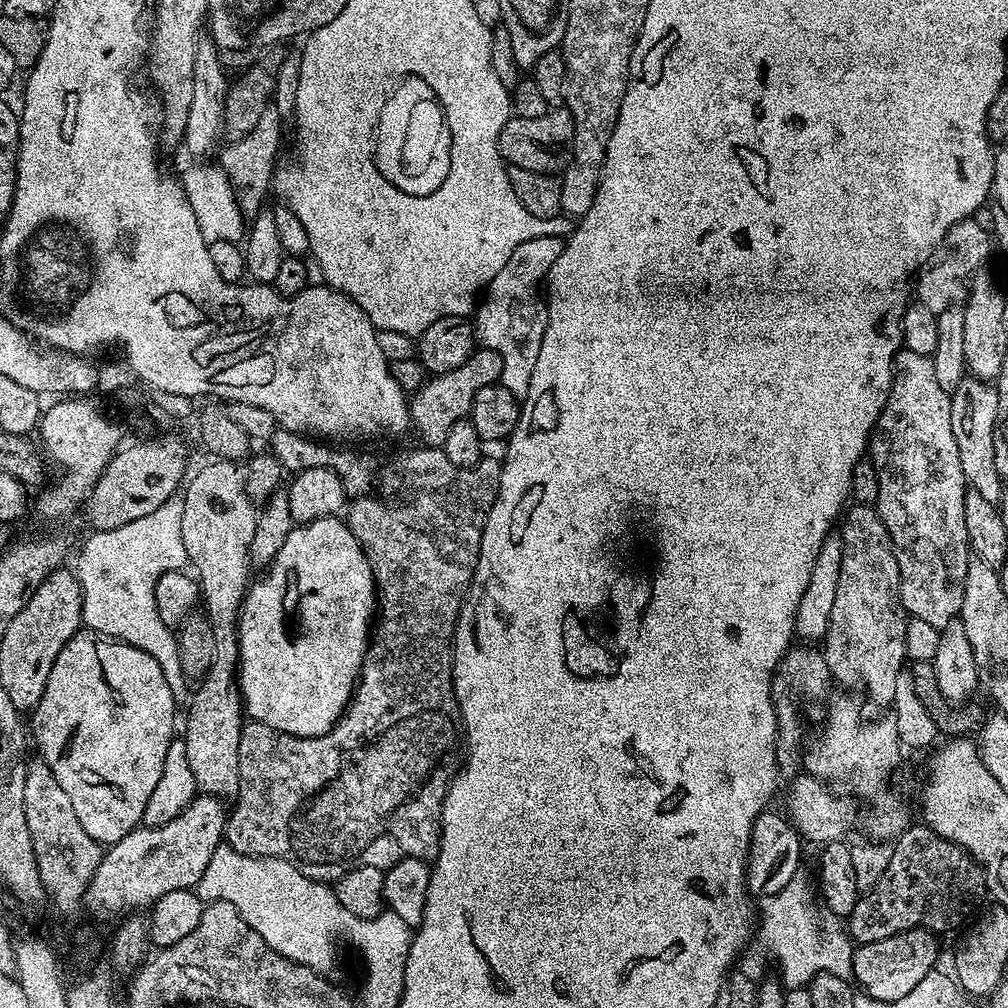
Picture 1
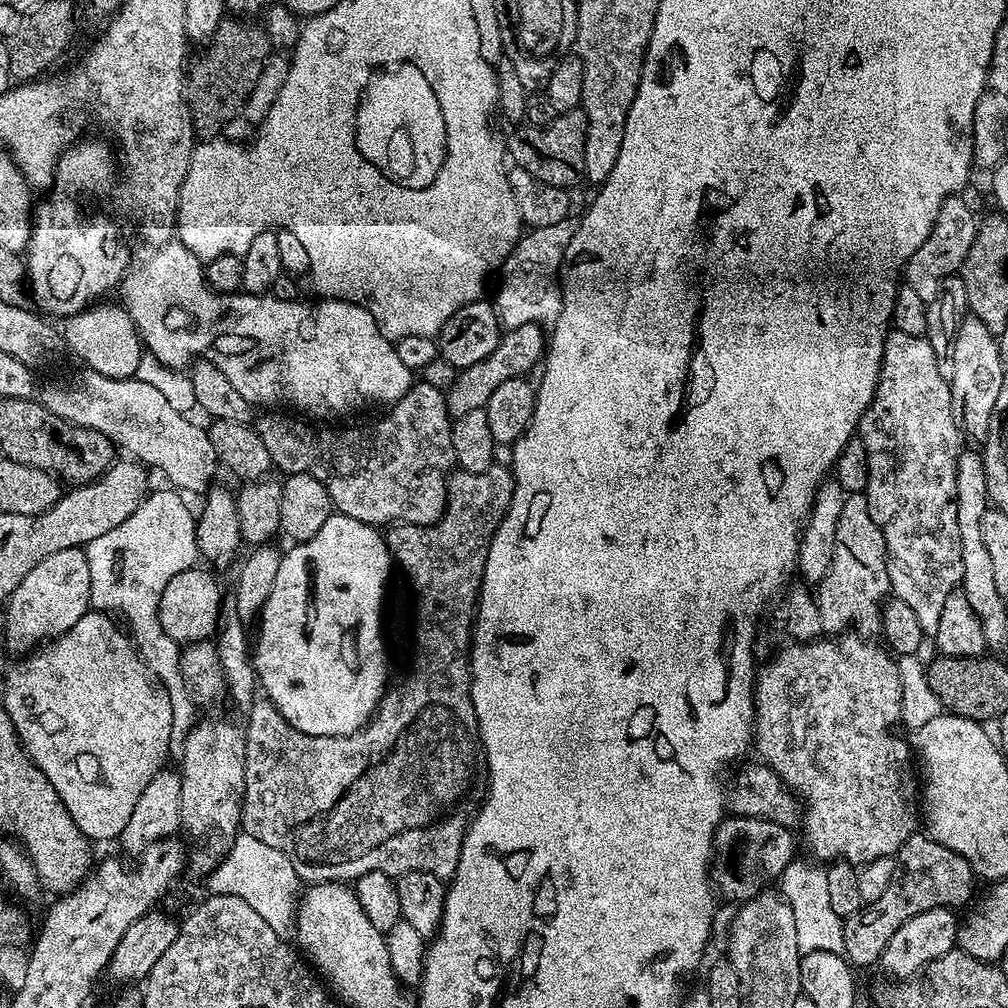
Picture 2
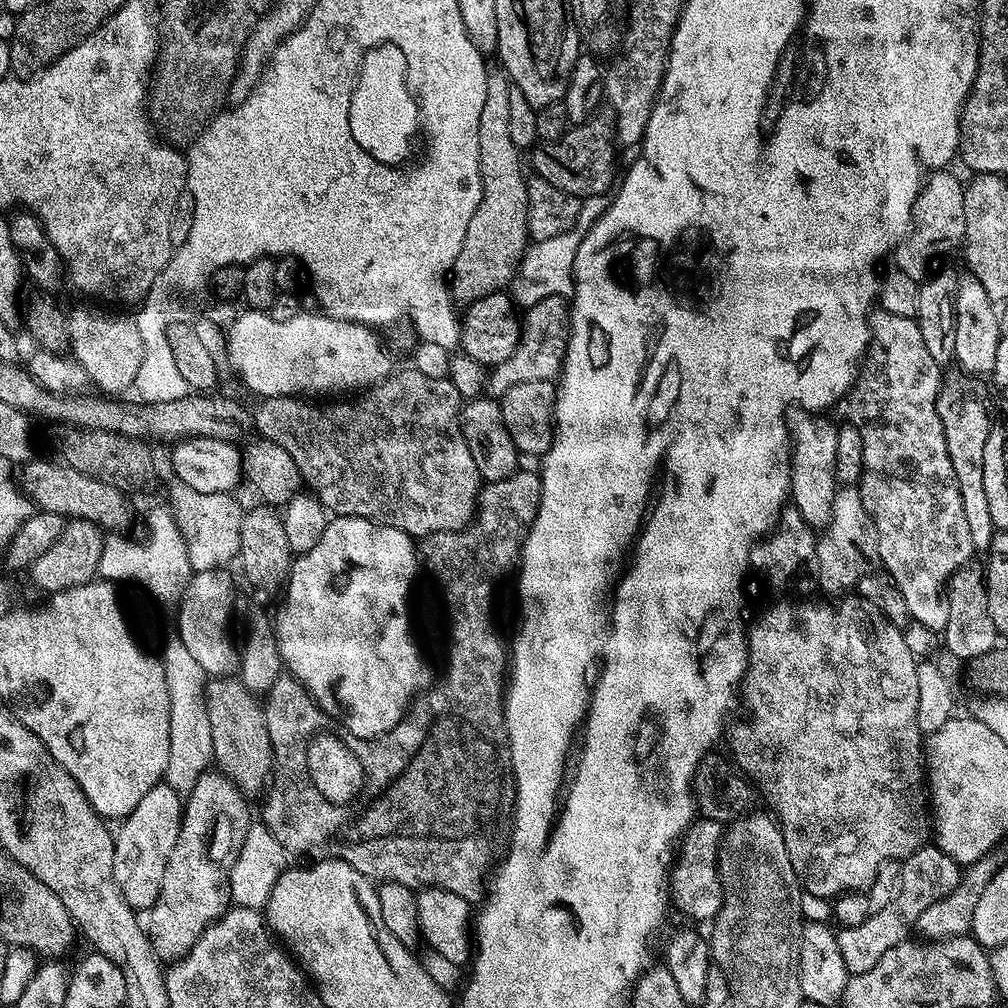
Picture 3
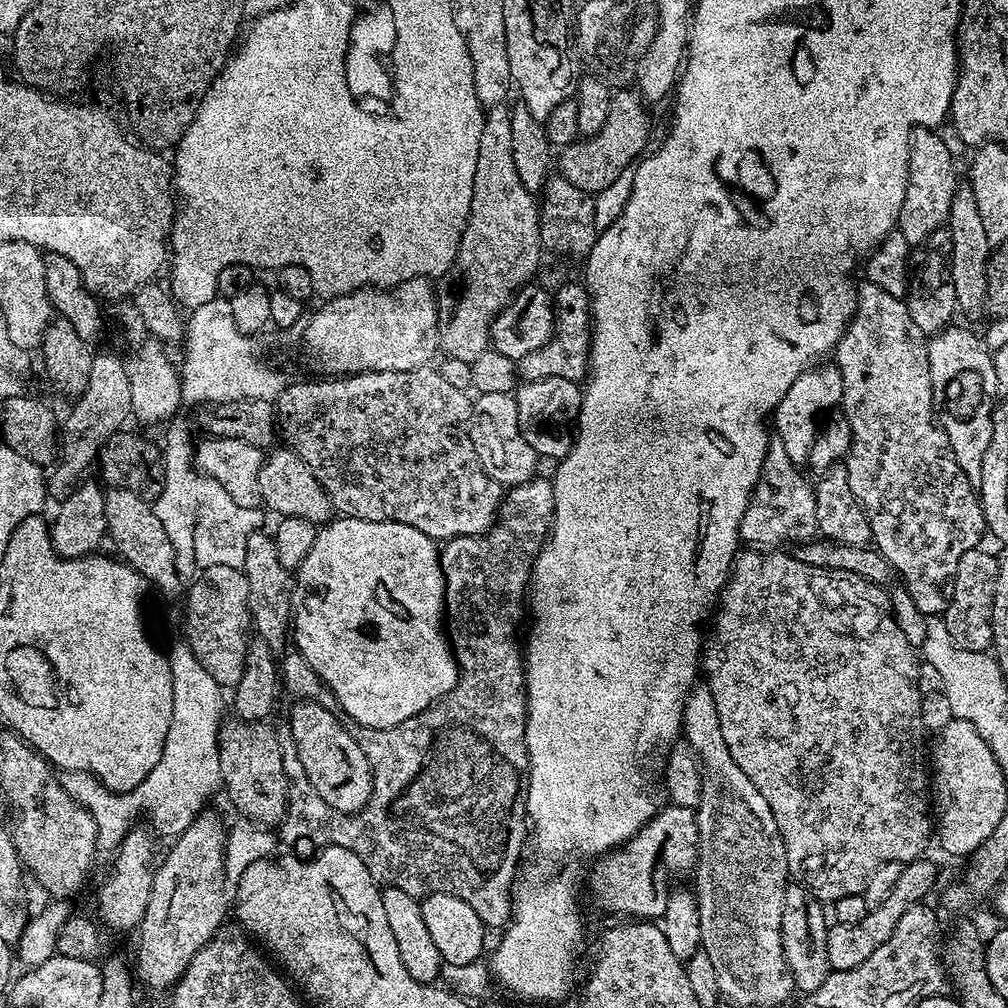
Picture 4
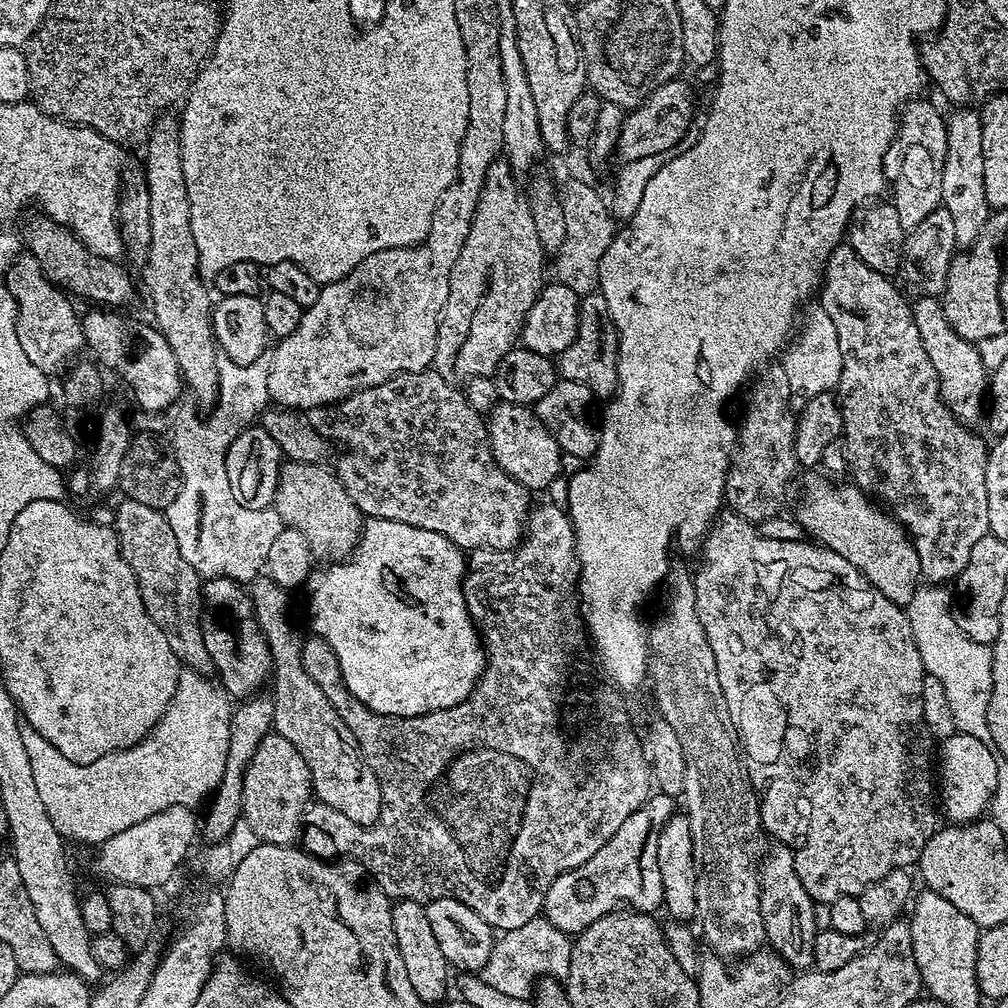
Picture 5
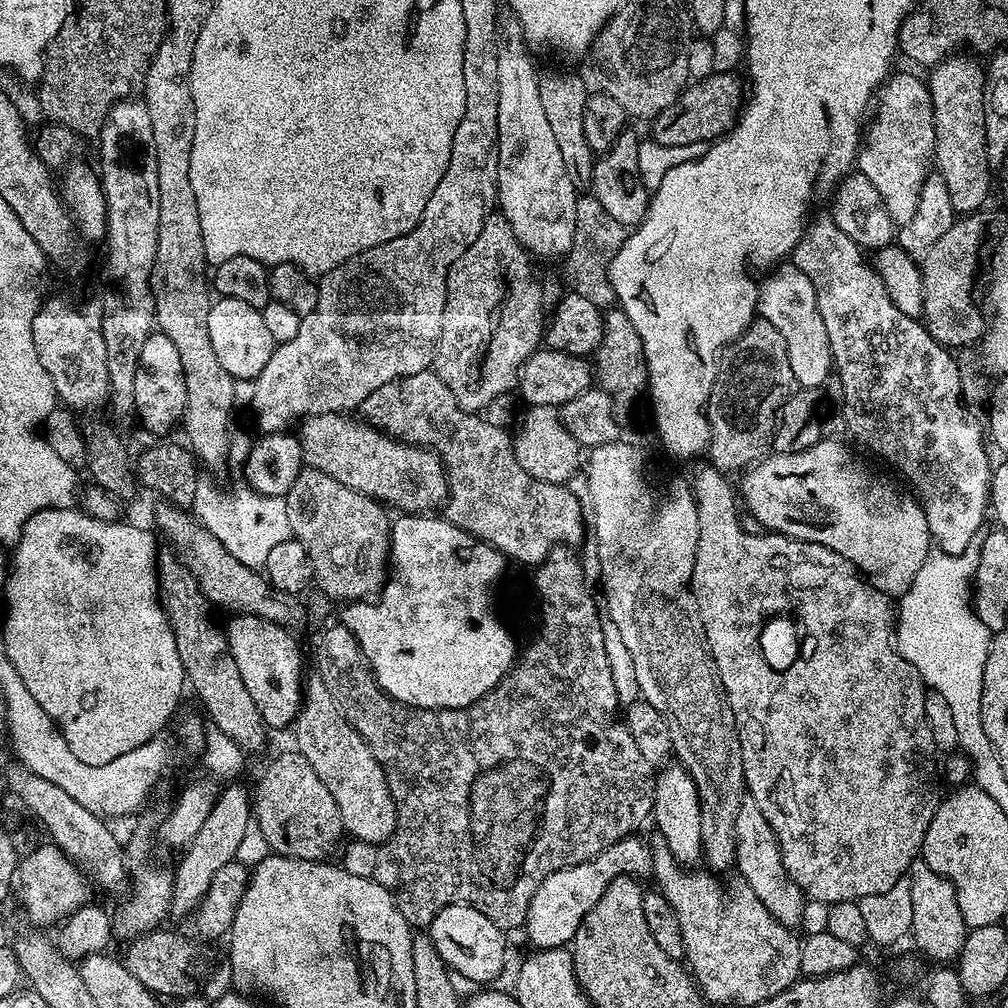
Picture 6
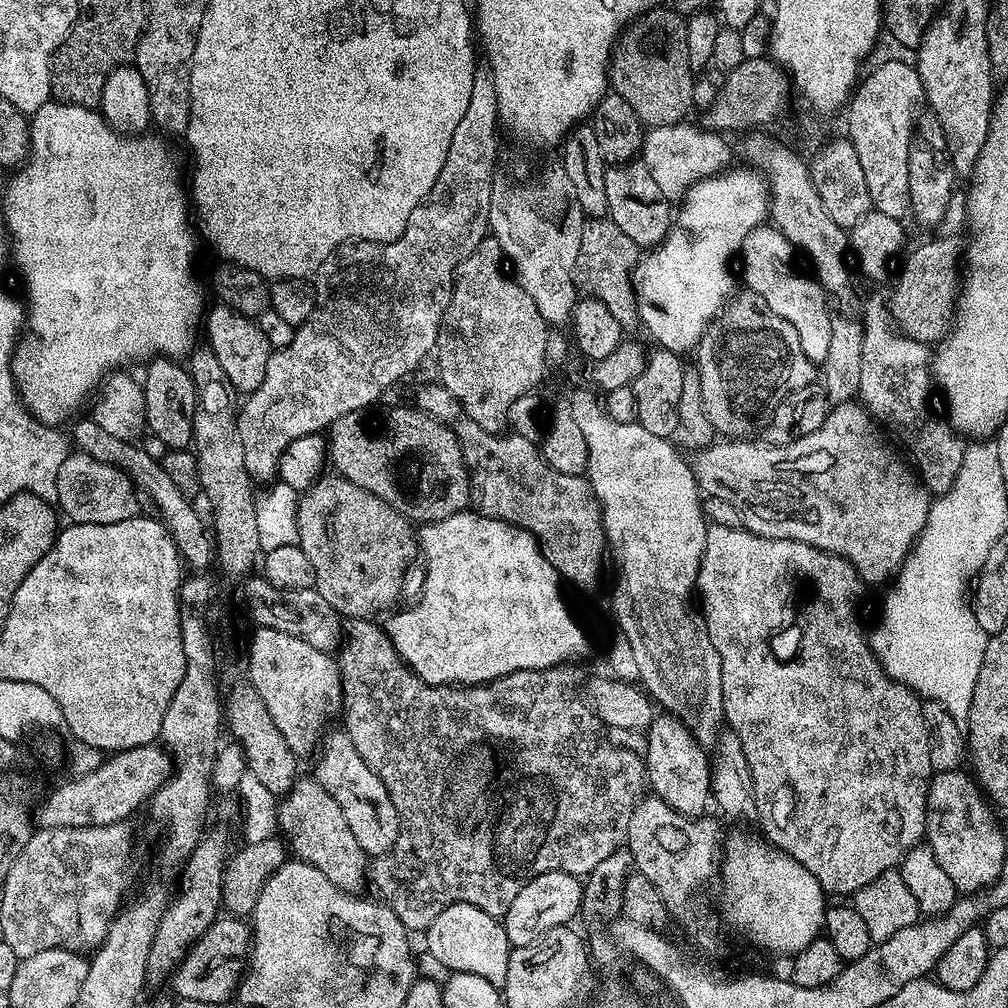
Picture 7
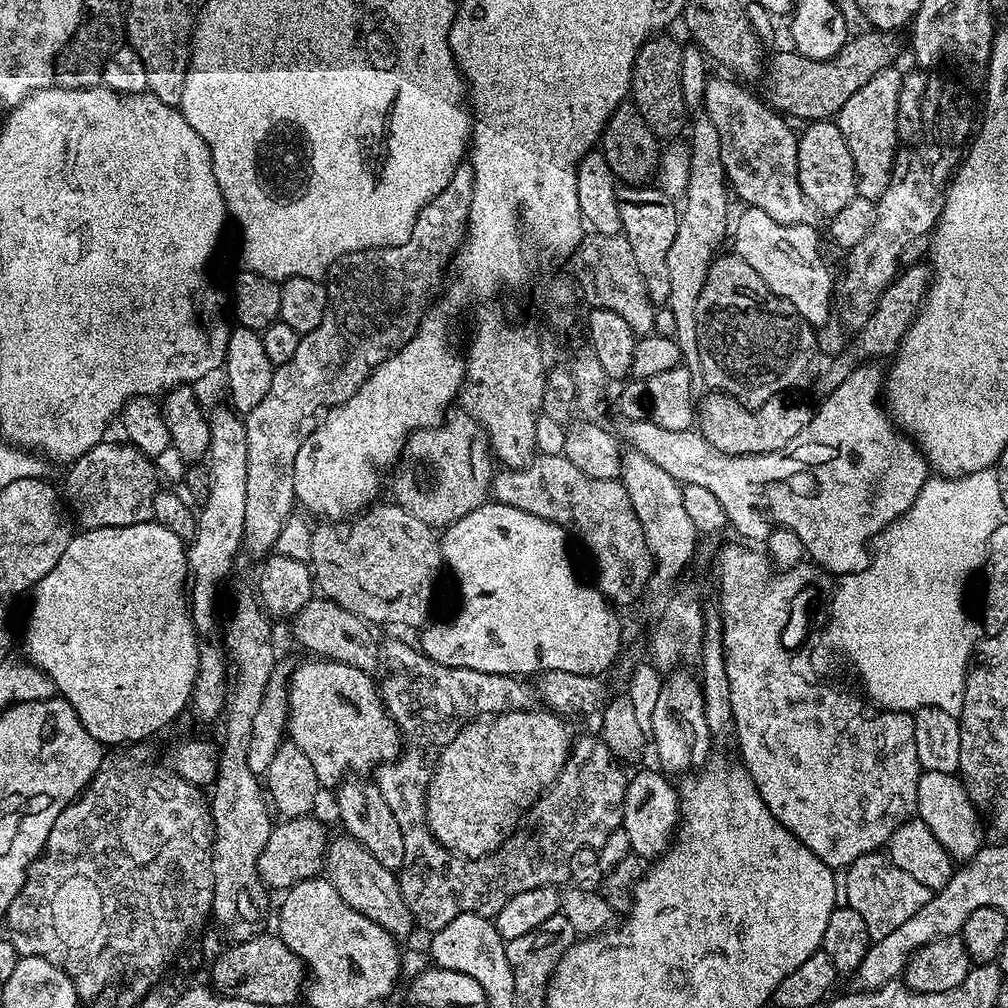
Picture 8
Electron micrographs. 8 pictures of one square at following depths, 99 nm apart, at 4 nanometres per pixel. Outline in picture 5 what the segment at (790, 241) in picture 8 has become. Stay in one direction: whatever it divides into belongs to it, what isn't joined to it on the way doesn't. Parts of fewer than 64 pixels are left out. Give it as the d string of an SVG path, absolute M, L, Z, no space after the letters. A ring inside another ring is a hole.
M819 306L807 308L803 309L798 331L791 337L782 359L786 392L791 397L791 407L796 410L803 408L805 400L839 389L842 374L842 350L838 346L838 330L834 330L830 314L826 314L826 310Z

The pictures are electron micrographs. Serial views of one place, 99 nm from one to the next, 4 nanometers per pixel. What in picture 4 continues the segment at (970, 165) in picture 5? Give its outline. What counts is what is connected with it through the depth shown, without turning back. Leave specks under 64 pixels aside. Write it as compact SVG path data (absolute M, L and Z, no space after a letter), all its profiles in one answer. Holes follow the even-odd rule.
M957 187L948 211L946 227L952 237L952 254L950 267L956 307L968 316L976 316L985 311L987 298L987 264L990 255L990 245L986 238L986 230L982 227L982 218L978 215L978 202L974 202L971 187Z

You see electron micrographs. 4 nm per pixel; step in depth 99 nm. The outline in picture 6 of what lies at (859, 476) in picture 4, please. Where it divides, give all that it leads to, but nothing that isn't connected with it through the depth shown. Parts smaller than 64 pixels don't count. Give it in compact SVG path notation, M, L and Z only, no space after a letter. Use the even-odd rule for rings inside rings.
M830 218L824 220L813 219L811 223L805 227L804 236L796 243L796 249L792 251L790 262L798 270L802 270L802 274L806 274L806 278L810 278L810 282L814 285L814 294L818 298L818 314L822 314L822 322L826 322L826 334L828 335L828 345L832 351L832 359L834 361L835 371L838 373L838 381L843 388L843 403L848 403L850 407L843 409L842 415L847 431L852 432L852 436L864 448L869 448L876 456L881 456L886 463L892 468L897 468L906 479L912 483L911 491L917 500L920 501L922 510L926 514L926 522L928 529L932 535L935 547L941 552L948 552L952 556L959 556L965 549L973 545L976 531L984 522L984 514L988 514L990 510L990 489L992 487L993 465L988 465L988 452L984 449L984 440L986 444L986 428L982 423L981 417L971 413L960 396L960 380L962 377L962 369L956 365L956 360L948 348L940 345L931 334L927 327L917 317L902 314L902 310L898 310L898 306L894 306L894 302L890 302L890 294L886 290L886 286L882 282L882 278L878 278L875 268L866 259L865 253L850 238L846 238L846 234L842 234L842 230L838 230L838 226Z

